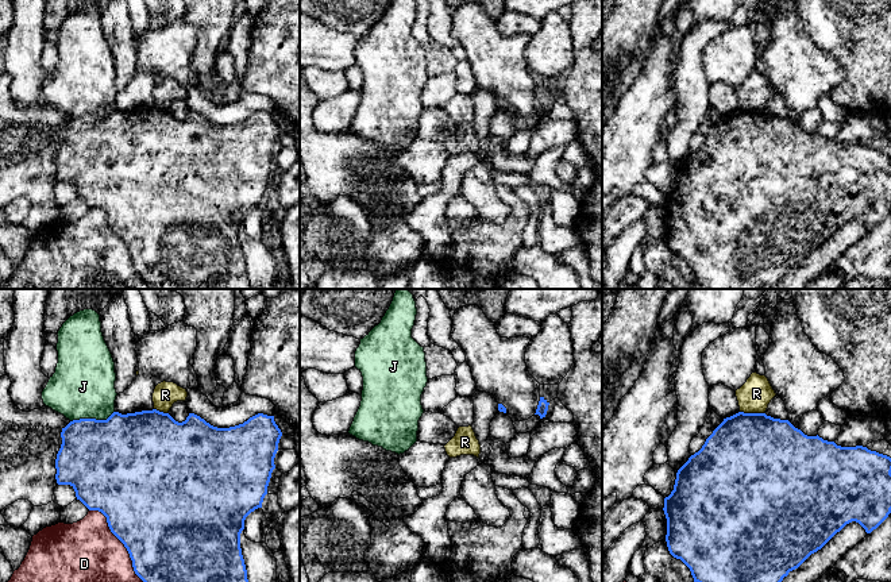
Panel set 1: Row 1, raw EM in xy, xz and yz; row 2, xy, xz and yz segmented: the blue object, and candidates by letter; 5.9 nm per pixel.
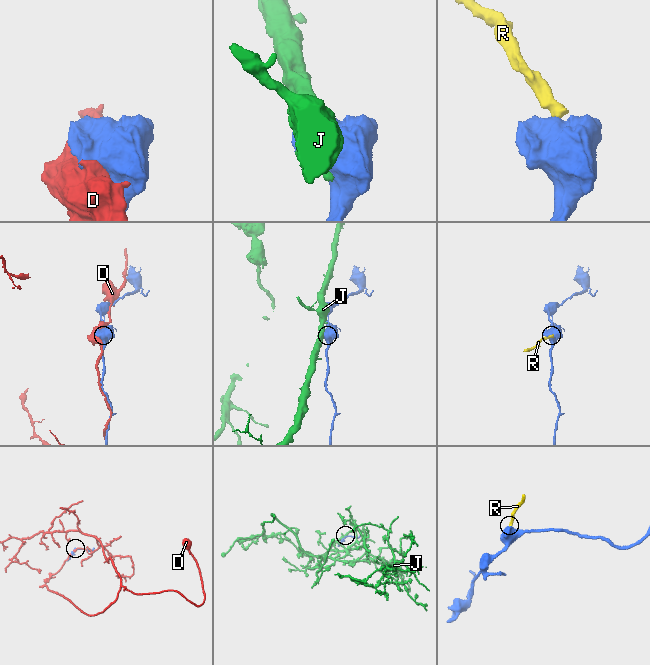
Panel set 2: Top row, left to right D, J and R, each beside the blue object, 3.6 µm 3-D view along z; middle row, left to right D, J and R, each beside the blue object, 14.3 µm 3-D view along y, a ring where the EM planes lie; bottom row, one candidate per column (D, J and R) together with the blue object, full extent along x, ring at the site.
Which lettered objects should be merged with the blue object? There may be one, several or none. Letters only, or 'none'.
none

